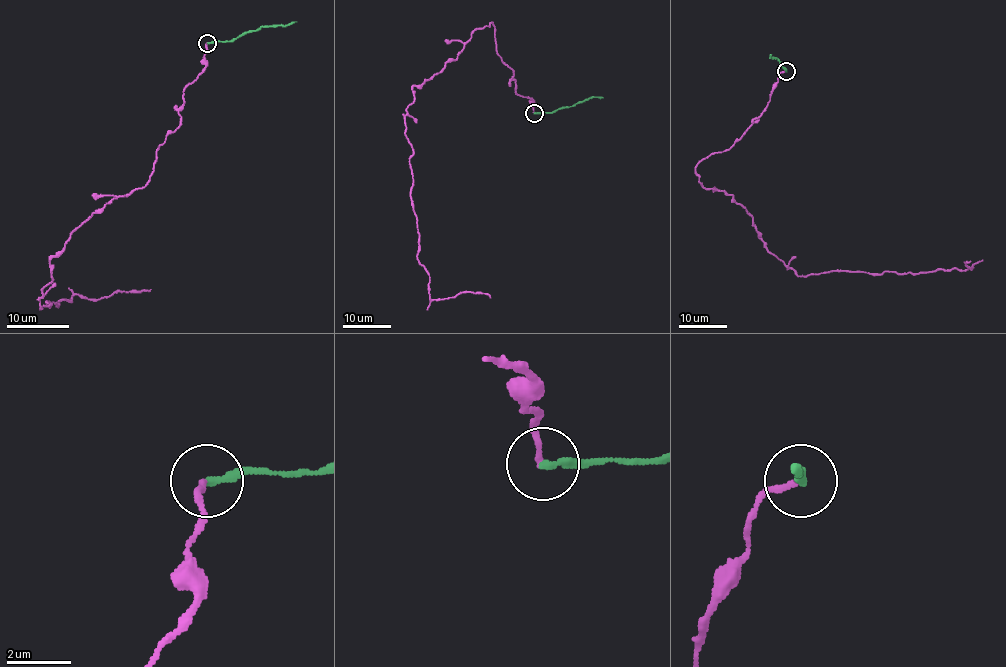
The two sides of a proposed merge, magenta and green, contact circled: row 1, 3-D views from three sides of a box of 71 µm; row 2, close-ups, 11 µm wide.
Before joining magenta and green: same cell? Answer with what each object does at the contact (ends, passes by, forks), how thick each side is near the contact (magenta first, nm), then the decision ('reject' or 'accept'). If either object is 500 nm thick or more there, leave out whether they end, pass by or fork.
magenta ends there; green ends there; 170 nm thick on the magenta side, 260 nm on the other; reject

